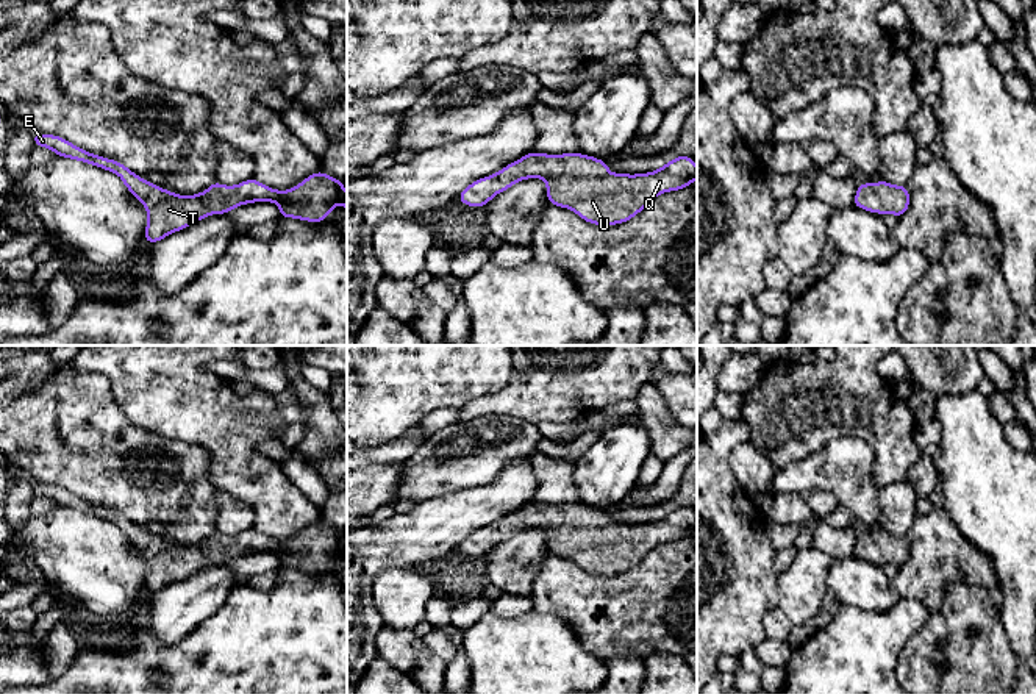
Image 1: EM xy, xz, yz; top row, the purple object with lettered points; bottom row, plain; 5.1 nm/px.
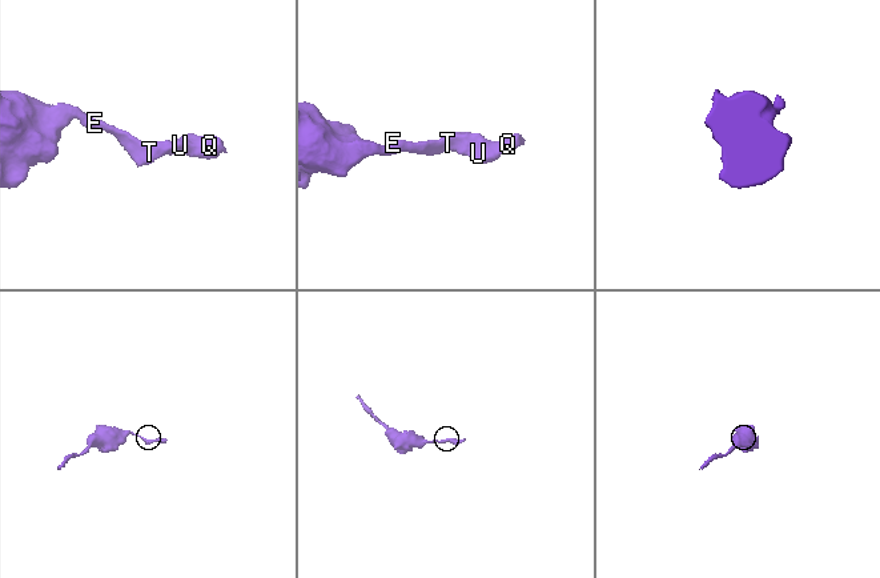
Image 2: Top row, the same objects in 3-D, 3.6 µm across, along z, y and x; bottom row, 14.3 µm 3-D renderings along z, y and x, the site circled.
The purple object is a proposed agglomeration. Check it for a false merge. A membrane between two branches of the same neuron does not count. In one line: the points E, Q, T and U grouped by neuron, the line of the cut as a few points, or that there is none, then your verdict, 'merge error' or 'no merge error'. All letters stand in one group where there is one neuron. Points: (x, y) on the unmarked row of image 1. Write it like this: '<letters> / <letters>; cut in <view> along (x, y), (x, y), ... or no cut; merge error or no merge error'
E Q T U; no cut; no merge error

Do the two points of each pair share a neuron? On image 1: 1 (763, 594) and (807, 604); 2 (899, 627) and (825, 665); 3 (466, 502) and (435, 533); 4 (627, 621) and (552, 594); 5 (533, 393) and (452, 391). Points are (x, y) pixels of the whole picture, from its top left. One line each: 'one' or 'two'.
1: two
2: one
3: one
4: one
5: two

